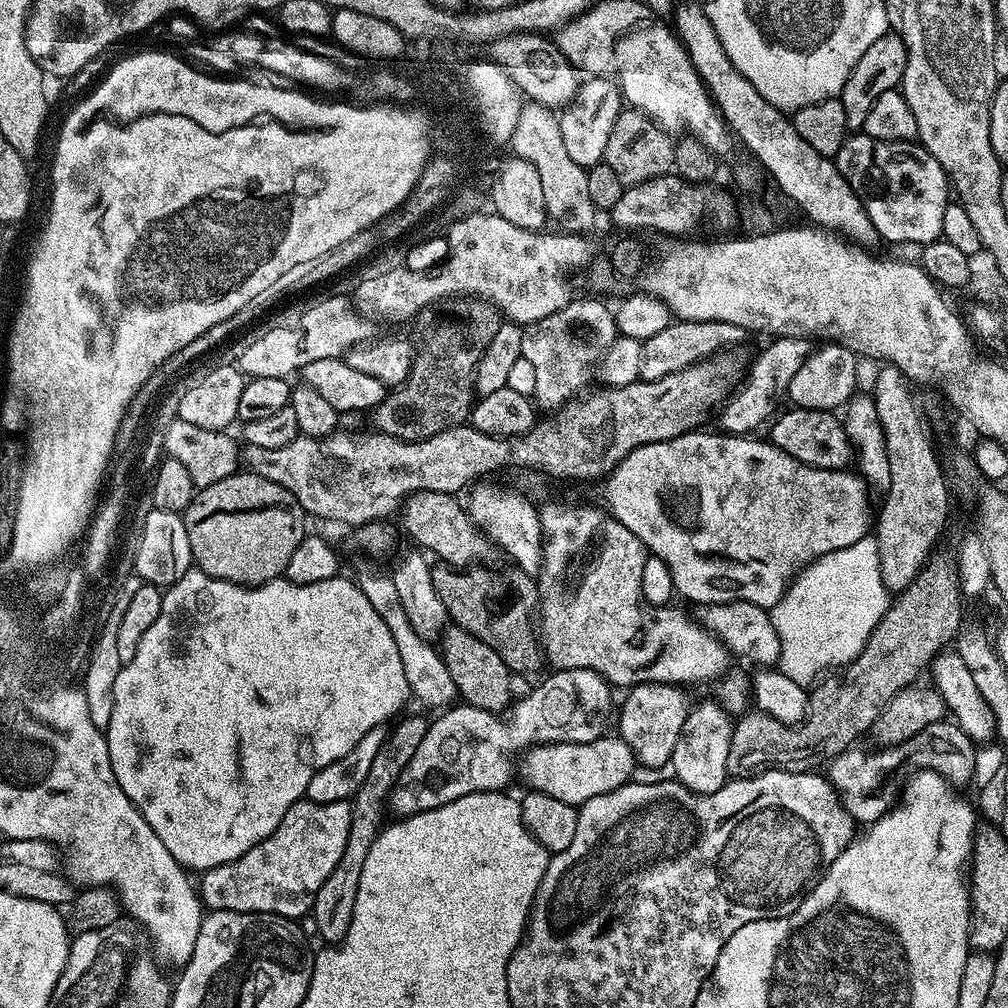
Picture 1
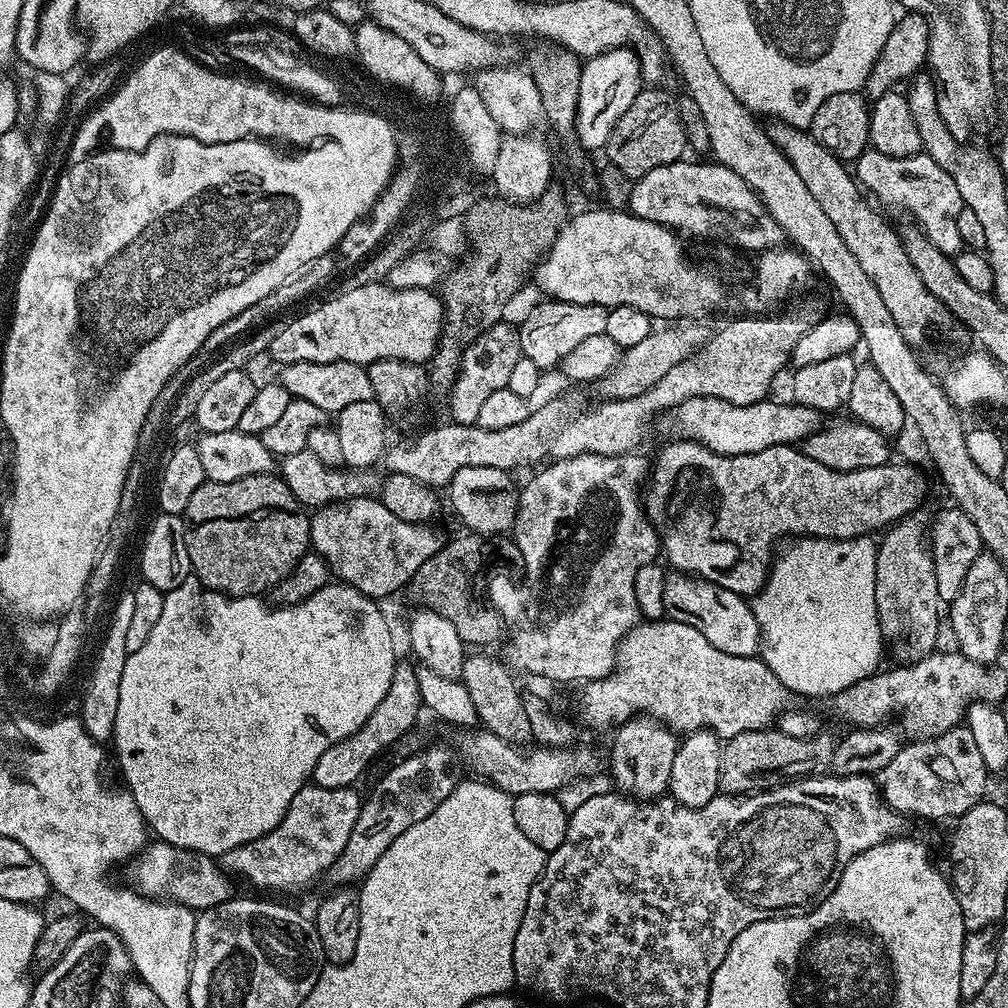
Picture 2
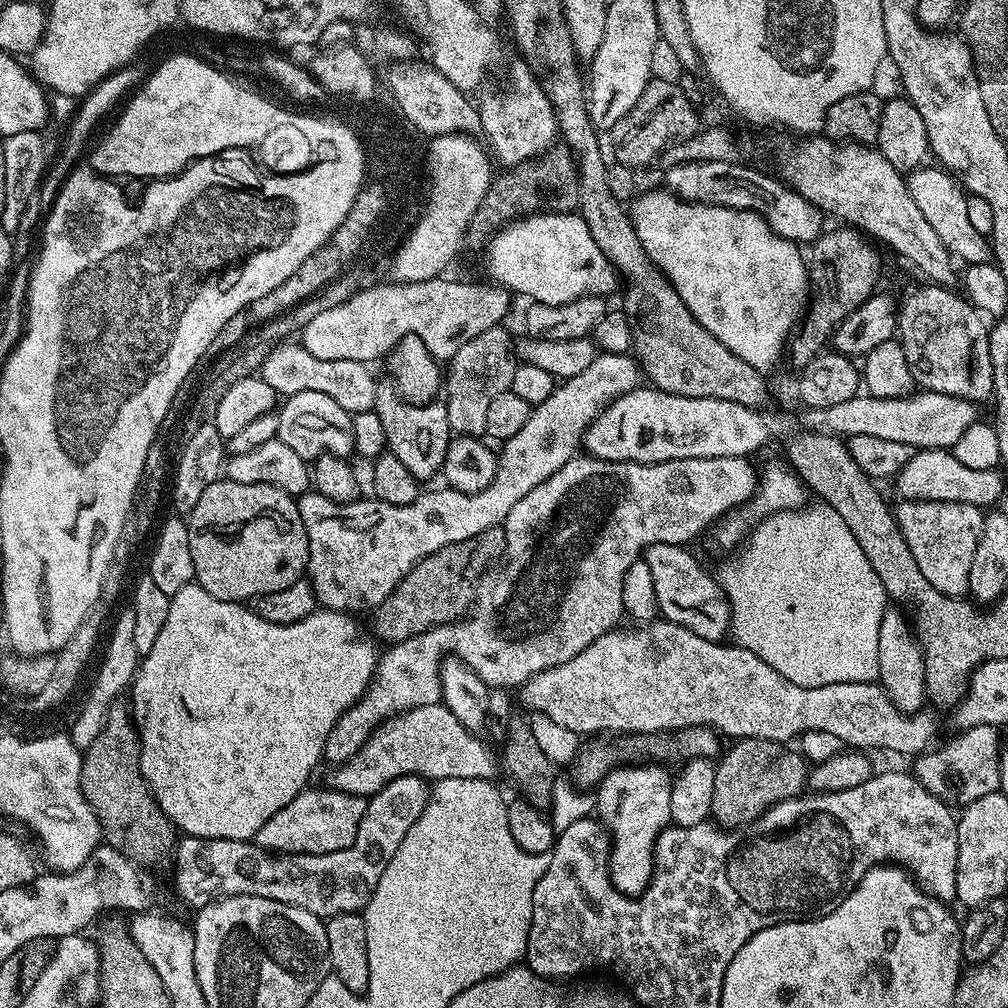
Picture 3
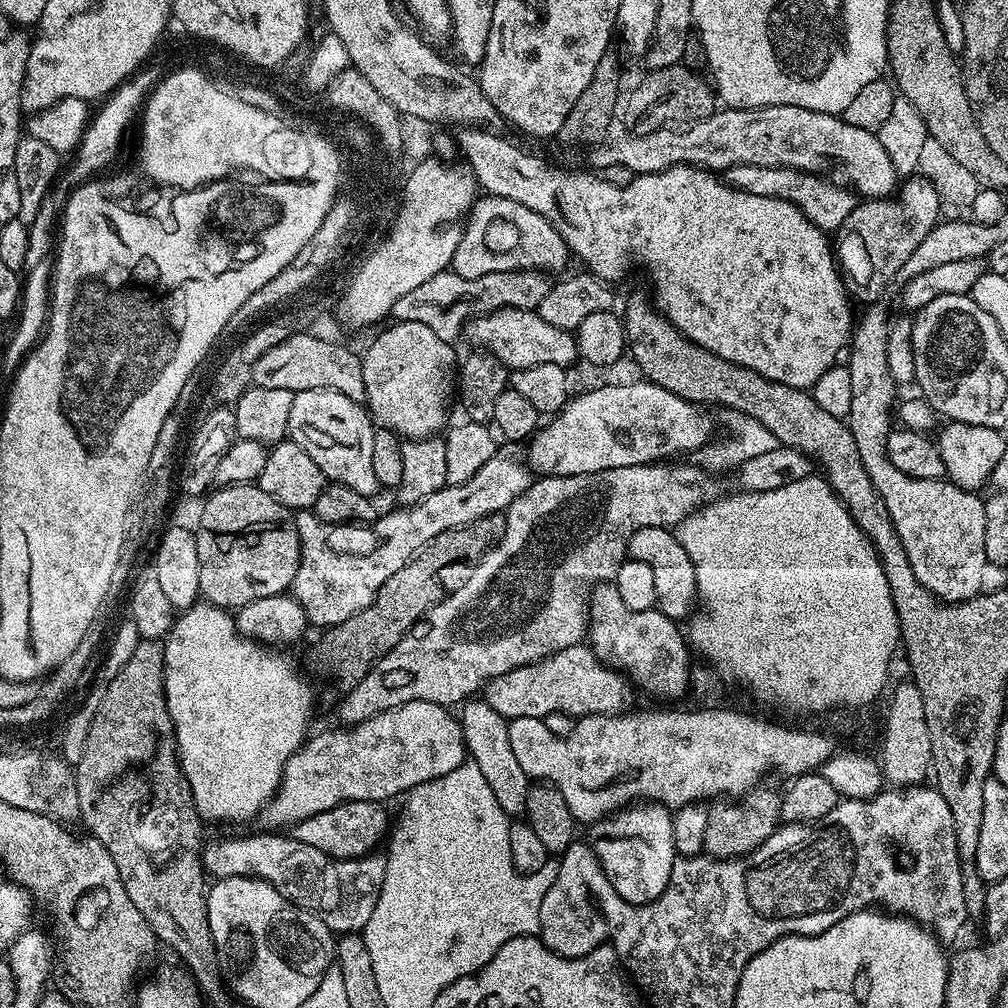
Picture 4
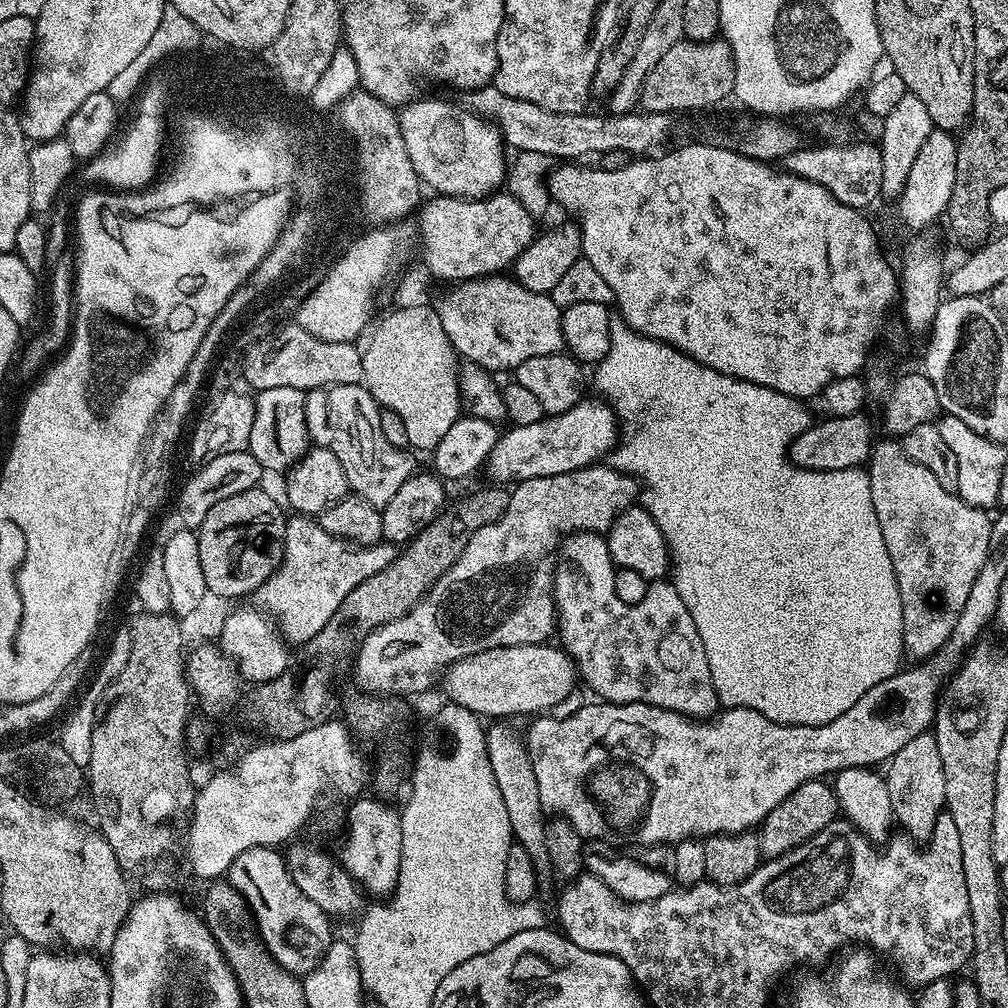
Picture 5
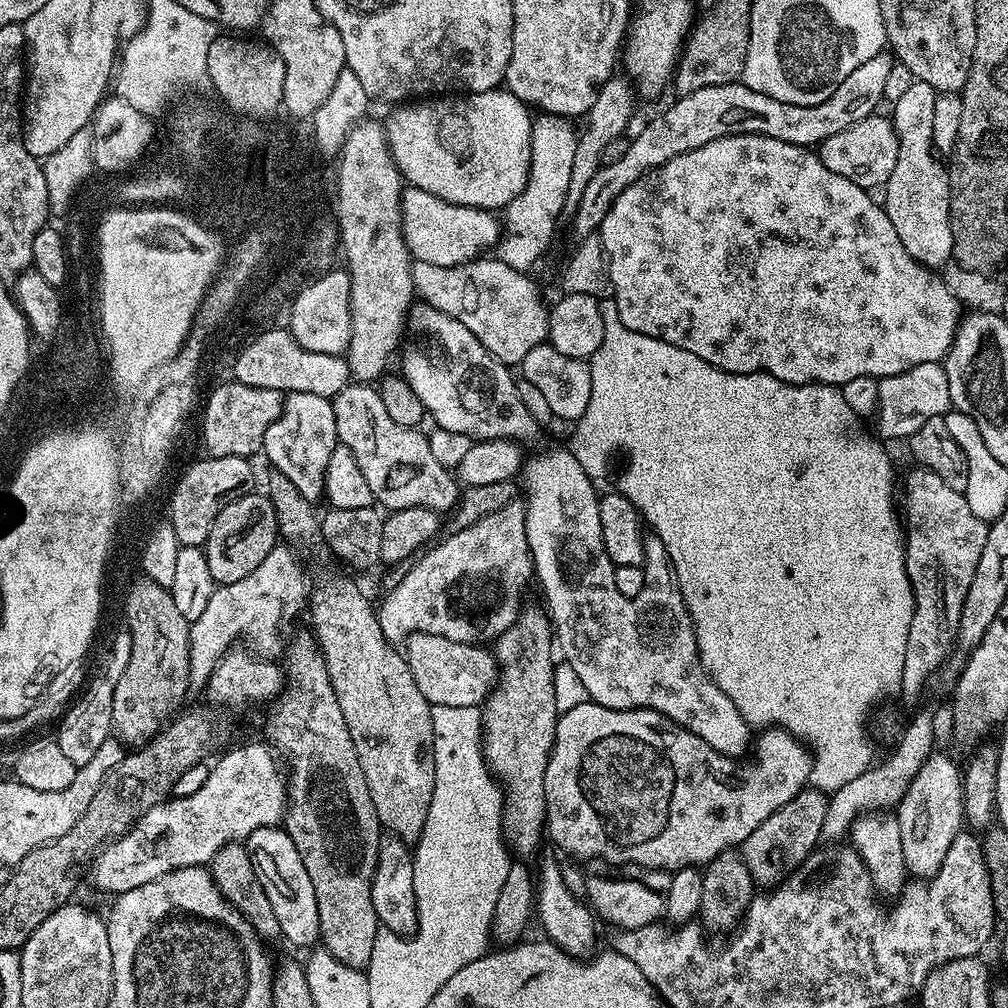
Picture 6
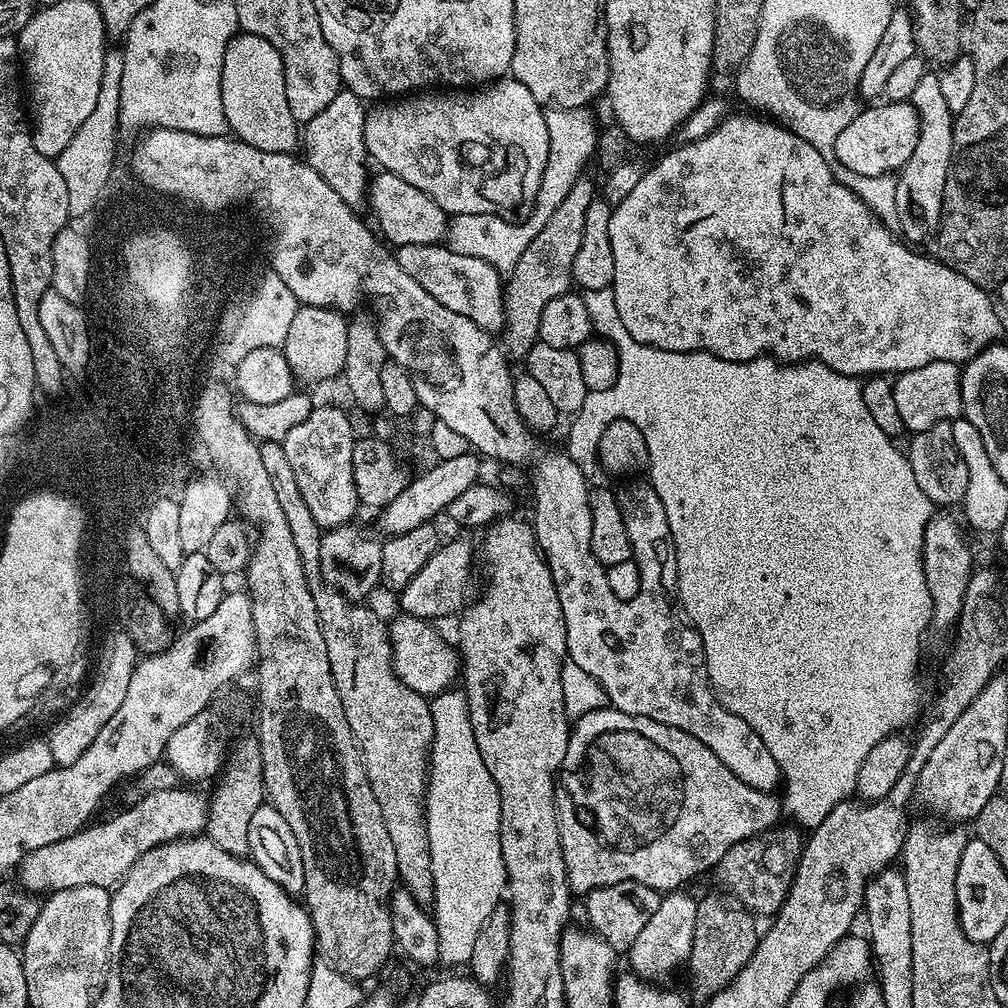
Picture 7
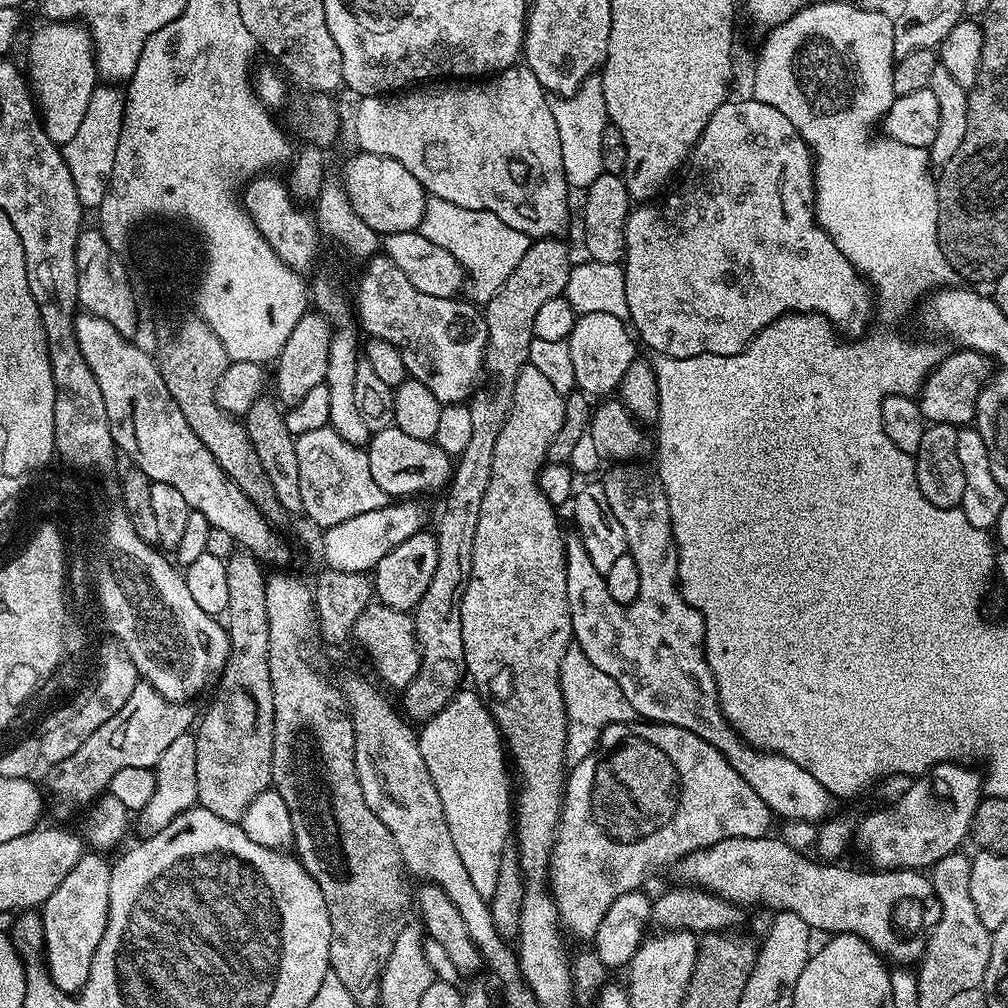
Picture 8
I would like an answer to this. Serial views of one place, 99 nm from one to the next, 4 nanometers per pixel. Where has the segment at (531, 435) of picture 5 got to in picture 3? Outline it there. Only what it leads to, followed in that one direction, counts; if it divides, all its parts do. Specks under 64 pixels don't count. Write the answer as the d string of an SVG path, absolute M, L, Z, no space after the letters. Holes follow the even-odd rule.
M641 386L622 394L617 400L606 405L596 415L594 422L590 422L582 440L586 445L587 455L595 460L610 462L661 464L686 458L751 457L752 452L766 447L775 436L780 436L784 432L783 422L774 413L768 411L747 408L738 402L726 402L722 398L686 398L651 386Z

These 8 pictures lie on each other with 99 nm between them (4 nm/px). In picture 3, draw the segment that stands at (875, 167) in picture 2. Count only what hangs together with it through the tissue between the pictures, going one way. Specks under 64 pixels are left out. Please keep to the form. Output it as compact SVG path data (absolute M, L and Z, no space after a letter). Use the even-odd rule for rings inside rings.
M921 166L907 177L908 189L918 210L922 210L926 222L934 226L938 238L942 238L942 242L957 261L964 260L965 265L989 263L992 260L992 245L989 237L978 234L978 230L974 230L971 225L970 214L966 214L966 193L960 181L943 167L928 167Z

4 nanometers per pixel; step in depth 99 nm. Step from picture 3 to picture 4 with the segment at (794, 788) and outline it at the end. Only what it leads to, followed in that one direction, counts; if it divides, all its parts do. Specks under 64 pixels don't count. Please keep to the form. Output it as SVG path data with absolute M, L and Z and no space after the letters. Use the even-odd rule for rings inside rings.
M764 787L751 788L739 798L721 799L708 808L703 849L707 855L715 856L717 860L734 860L737 856L747 856L755 848L762 846L762 842L766 842L766 838L770 838L770 834L776 831L781 823L781 793Z

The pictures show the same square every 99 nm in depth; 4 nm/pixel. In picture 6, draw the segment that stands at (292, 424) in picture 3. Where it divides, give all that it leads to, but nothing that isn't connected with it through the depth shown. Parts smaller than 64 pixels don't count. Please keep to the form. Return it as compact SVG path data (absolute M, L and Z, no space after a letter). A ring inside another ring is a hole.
M359 382L331 397L339 443L350 446L366 482L370 482L373 501L381 509L397 512L407 508L429 508L441 514L451 513L462 499L457 477L437 462L423 431L398 426L390 418L375 387Z

